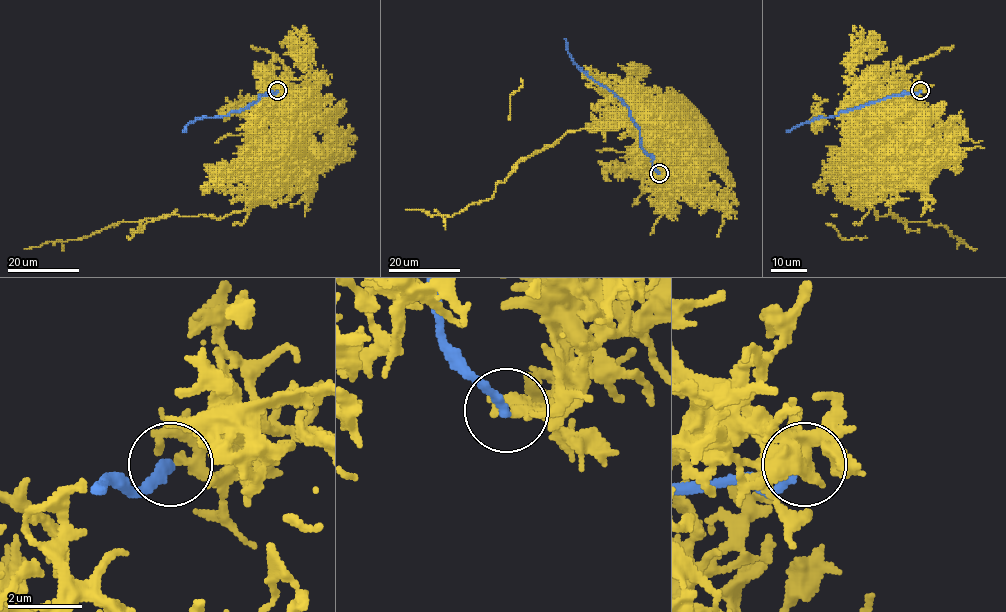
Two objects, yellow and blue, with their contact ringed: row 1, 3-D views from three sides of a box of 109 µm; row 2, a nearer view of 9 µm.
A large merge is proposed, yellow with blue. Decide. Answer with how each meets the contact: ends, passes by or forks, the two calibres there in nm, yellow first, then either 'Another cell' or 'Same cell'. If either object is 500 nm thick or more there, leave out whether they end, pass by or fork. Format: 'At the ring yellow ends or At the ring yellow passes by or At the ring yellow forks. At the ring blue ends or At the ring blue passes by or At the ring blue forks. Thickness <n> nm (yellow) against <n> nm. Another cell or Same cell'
At the ring yellow passes by. At the ring blue ends. Thickness 240 nm (yellow) against 300 nm. Another cell

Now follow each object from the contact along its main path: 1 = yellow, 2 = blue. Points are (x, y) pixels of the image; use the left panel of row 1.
1: (277, 91), (283, 88), (280, 97), (292, 119), (283, 168), (264, 200), (222, 218), (172, 213), (24, 249)
2: (277, 91), (259, 95), (257, 102), (227, 115), (198, 117), (183, 131)

